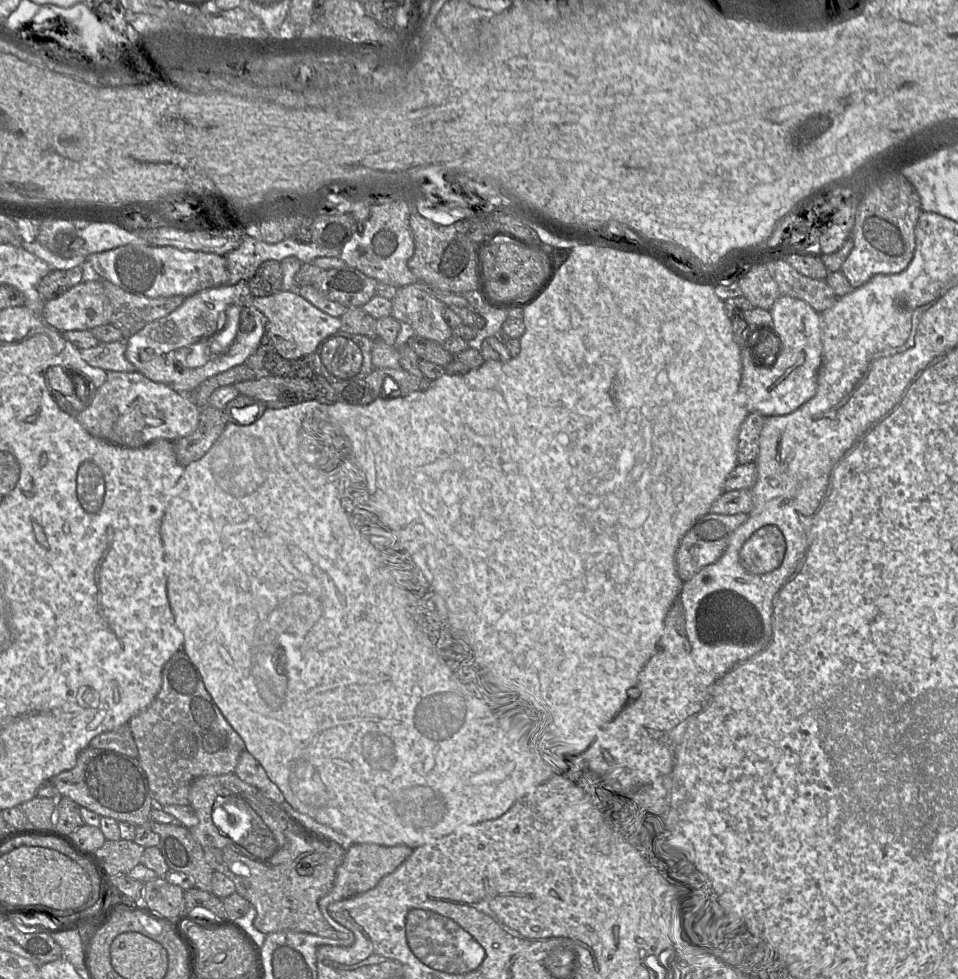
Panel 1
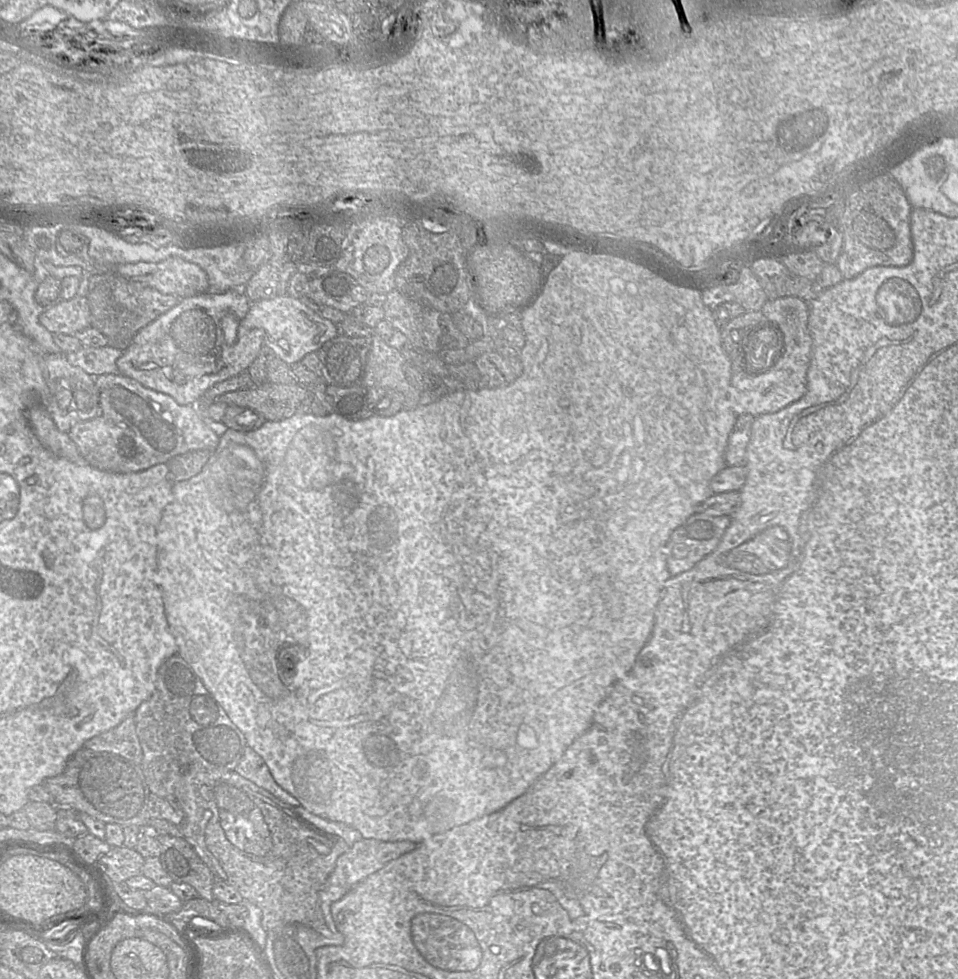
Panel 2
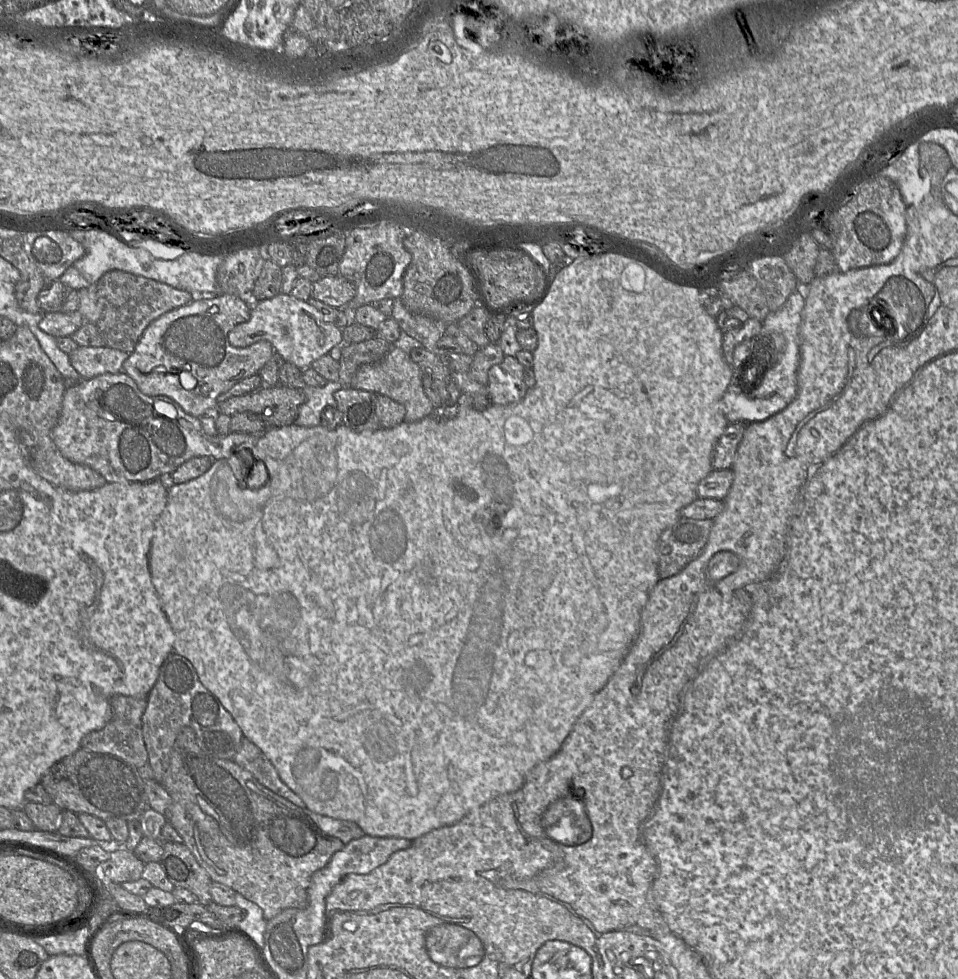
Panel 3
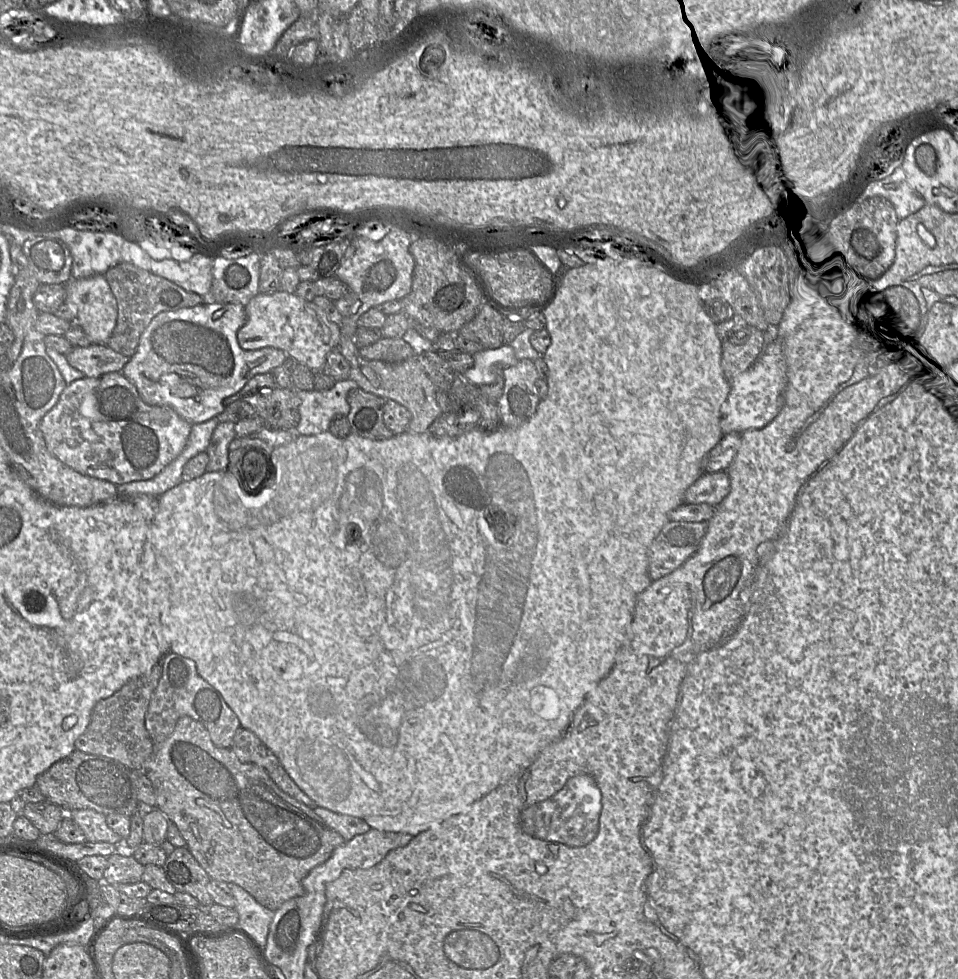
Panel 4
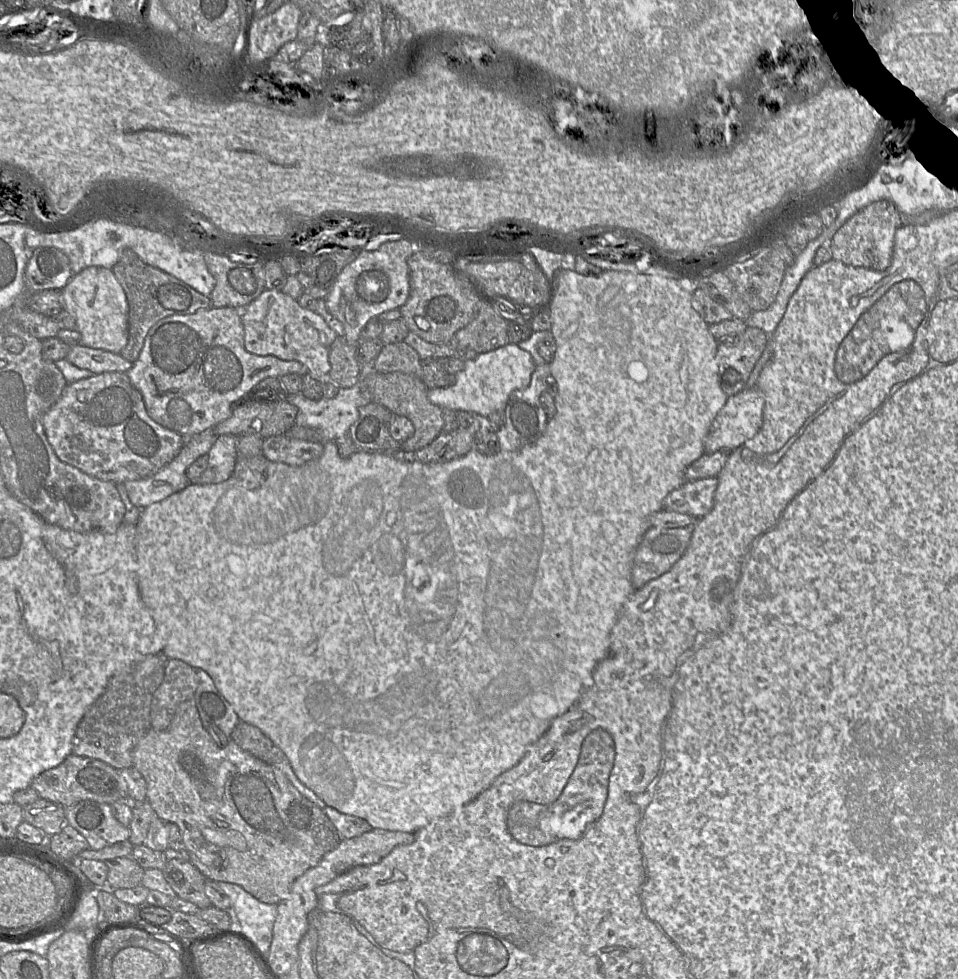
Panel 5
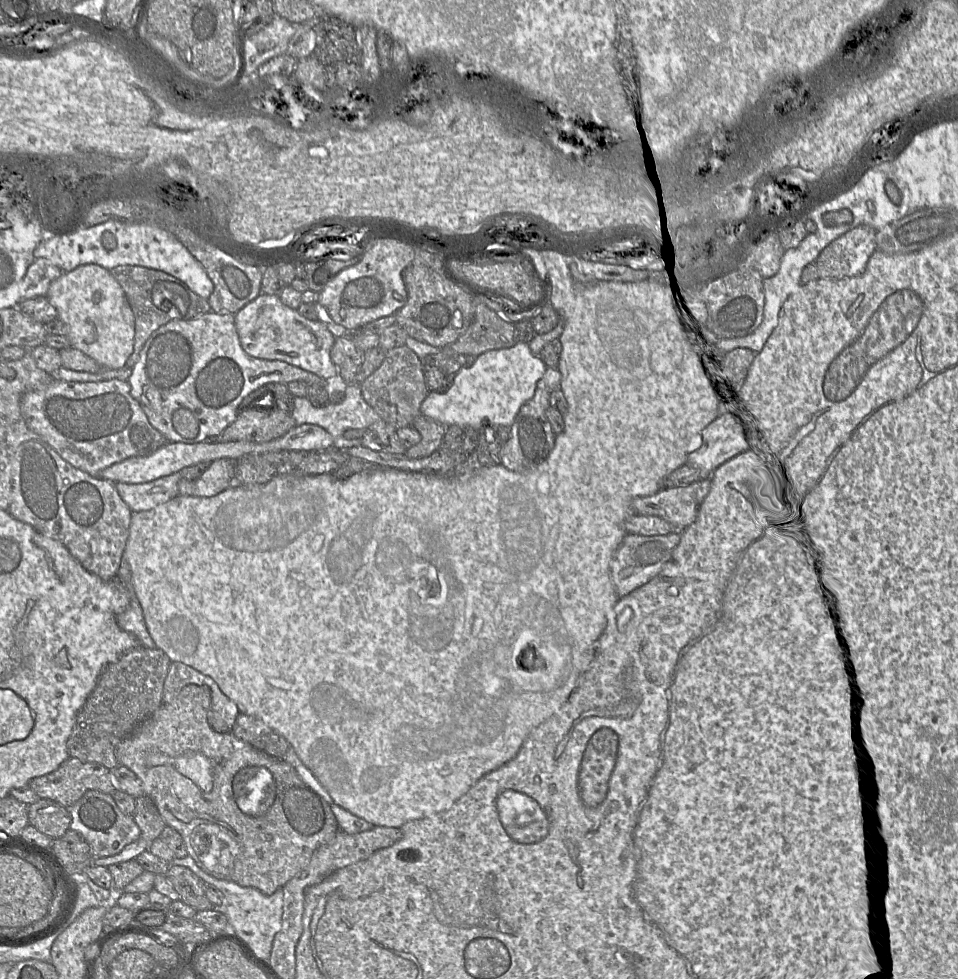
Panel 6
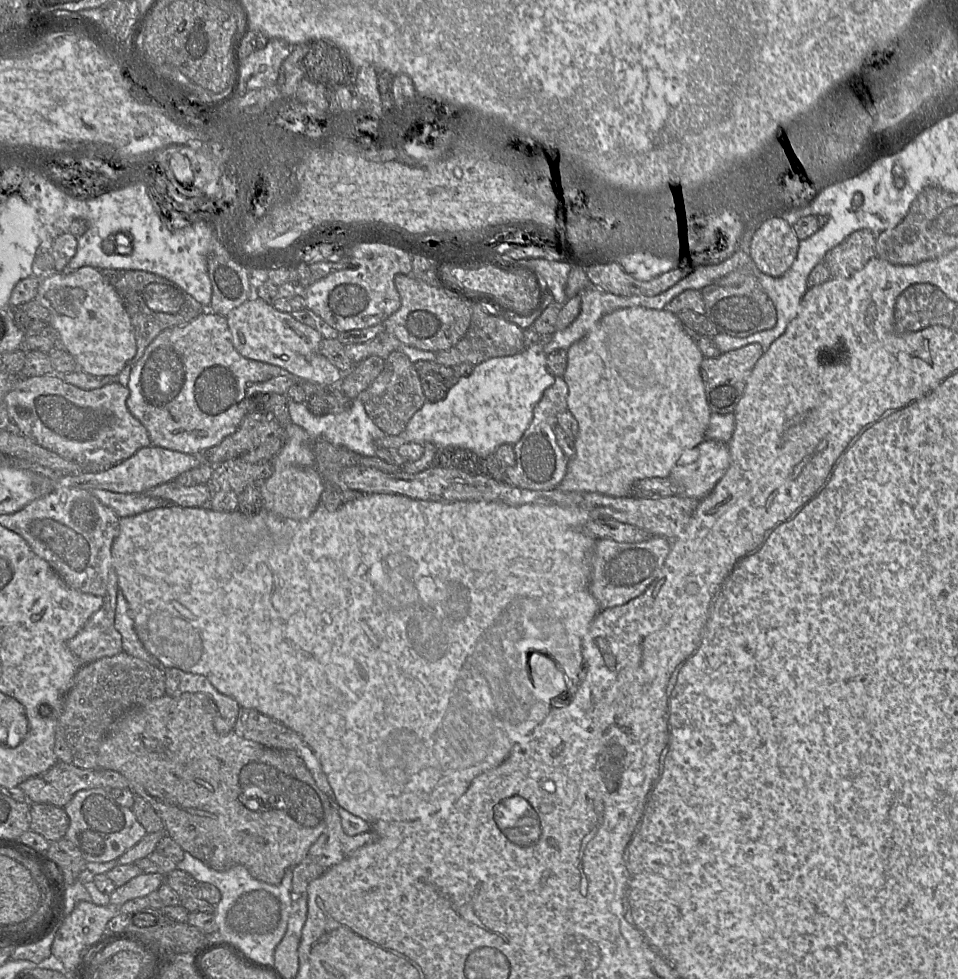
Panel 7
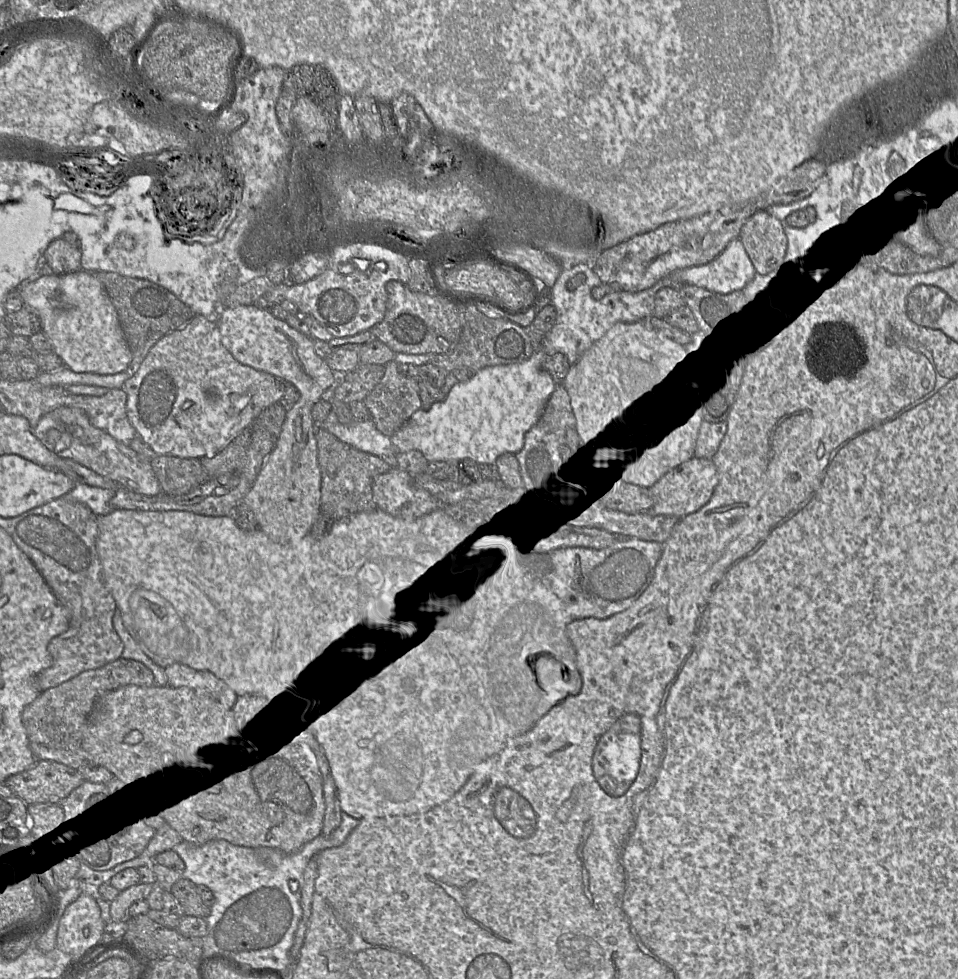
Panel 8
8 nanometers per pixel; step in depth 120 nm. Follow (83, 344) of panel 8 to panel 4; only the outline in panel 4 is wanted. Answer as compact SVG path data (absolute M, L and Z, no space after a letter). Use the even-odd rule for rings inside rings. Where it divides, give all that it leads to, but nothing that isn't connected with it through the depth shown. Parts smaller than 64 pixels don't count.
M102 274L71 279L66 284L66 301L76 309L76 321L92 344L108 342L116 326L116 299Z

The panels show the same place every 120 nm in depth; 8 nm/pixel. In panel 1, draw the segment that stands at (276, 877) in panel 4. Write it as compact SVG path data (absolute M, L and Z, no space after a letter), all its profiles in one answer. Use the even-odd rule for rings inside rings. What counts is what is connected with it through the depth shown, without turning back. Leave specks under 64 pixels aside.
M235 773L219 776L207 775L195 779L190 786L189 805L199 819L198 825L189 829L191 834L201 845L205 858L211 868L228 877L234 883L236 892L255 908L256 917L254 920L254 927L259 932L268 935L279 931L298 931L334 940L337 938L337 932L328 925L319 909L319 900L332 889L337 869L345 857L346 851L339 844L306 831L293 817L286 813L280 805L266 798L255 787L240 780Z

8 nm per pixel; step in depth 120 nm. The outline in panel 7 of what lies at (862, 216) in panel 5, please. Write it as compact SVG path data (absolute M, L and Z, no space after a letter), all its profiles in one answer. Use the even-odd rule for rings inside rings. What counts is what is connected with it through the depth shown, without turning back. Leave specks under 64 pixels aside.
M868 229L850 234L840 244L829 250L823 263L831 278L850 277L876 256L876 236Z

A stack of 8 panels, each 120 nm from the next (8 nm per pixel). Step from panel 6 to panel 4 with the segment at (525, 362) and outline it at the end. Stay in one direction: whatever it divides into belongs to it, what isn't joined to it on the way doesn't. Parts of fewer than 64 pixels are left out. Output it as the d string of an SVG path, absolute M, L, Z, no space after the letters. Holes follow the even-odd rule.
M503 344L496 349L483 349L473 358L473 366L463 375L475 386L495 383L501 377L502 370L519 361L510 344Z

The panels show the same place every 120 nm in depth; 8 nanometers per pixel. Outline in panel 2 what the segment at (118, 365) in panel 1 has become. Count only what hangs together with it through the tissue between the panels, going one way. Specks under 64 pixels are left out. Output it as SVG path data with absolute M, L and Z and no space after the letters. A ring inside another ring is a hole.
M82 347L76 352L67 353L68 362L81 368L91 376L117 375L120 374L117 368L117 360L124 351L105 347Z

